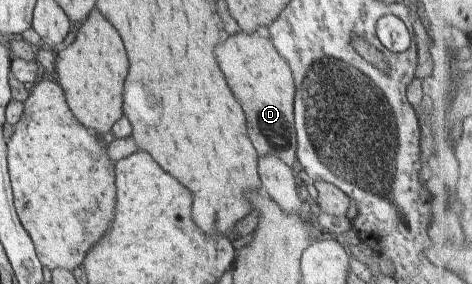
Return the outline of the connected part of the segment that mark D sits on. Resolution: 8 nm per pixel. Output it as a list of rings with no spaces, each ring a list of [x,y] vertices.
[[[259,26],[257,34],[237,32],[215,48],[215,60],[223,70],[227,84],[247,114],[249,140],[259,157],[275,156],[292,167],[297,160],[294,122],[295,78],[287,60],[271,42],[269,28]]]

